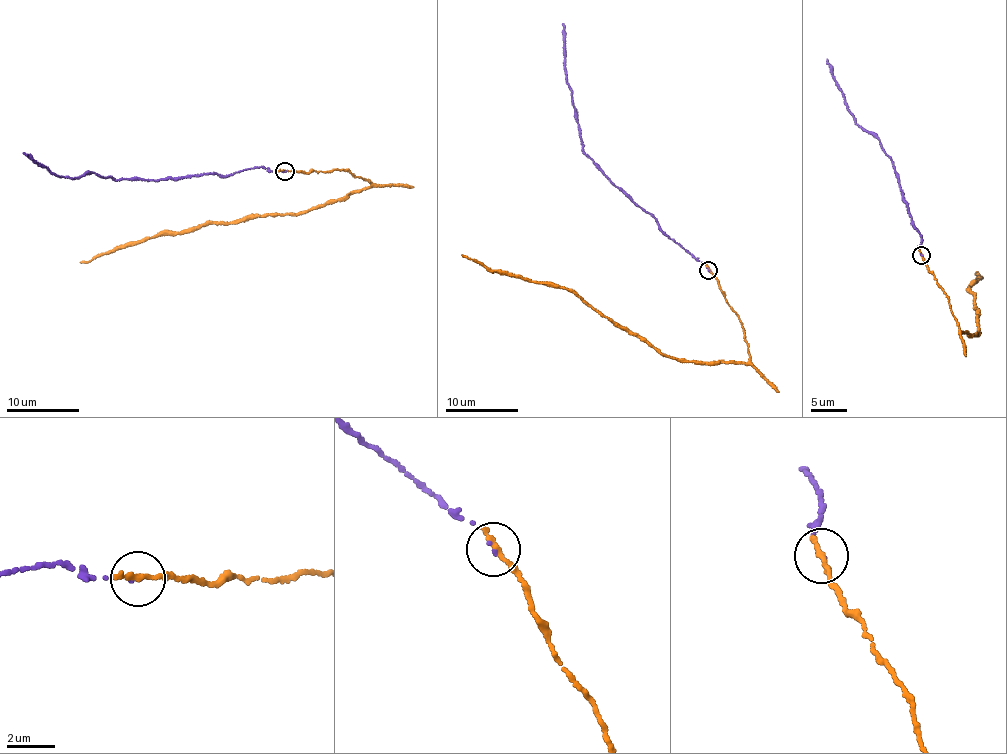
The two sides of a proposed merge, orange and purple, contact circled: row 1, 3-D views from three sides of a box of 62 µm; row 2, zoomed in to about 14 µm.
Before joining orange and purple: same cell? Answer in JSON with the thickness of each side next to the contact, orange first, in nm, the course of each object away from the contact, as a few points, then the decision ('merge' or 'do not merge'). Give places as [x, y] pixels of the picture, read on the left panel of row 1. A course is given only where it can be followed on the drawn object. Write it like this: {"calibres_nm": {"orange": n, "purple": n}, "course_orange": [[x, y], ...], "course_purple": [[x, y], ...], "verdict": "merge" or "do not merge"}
{"calibres_nm": {"orange": 320, "purple": 140}, "course_orange": [[285, 170], [343, 169], [371, 184], [293, 213], [250, 213], [183, 234], [161, 231], [80, 263]], "course_purple": [[285, 172], [255, 167], [221, 176], [157, 180], [115, 179], [89, 172], [79, 179], [61, 177], [22, 152]], "verdict": "merge"}

